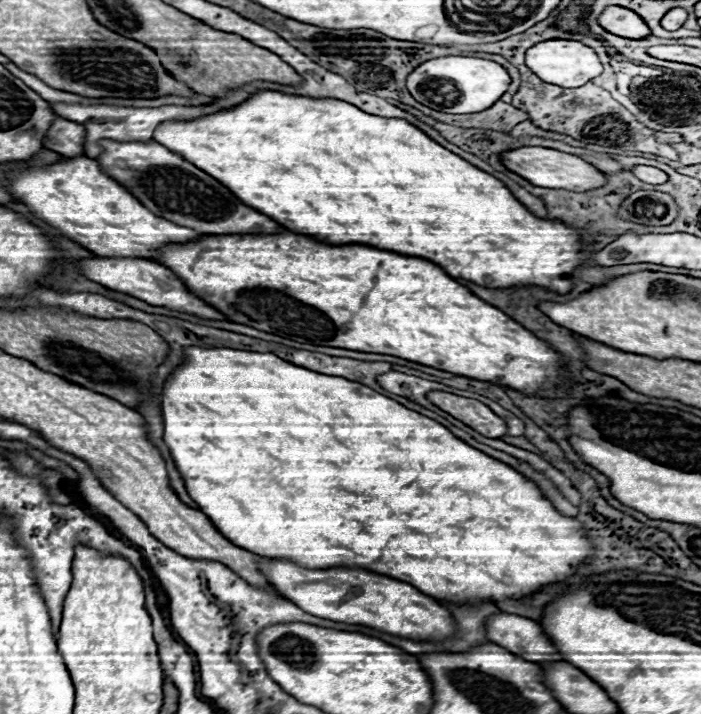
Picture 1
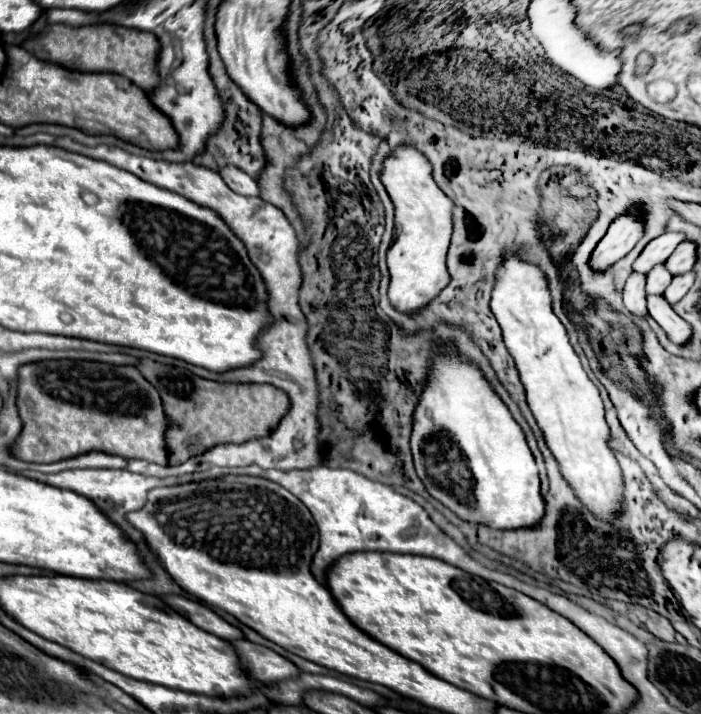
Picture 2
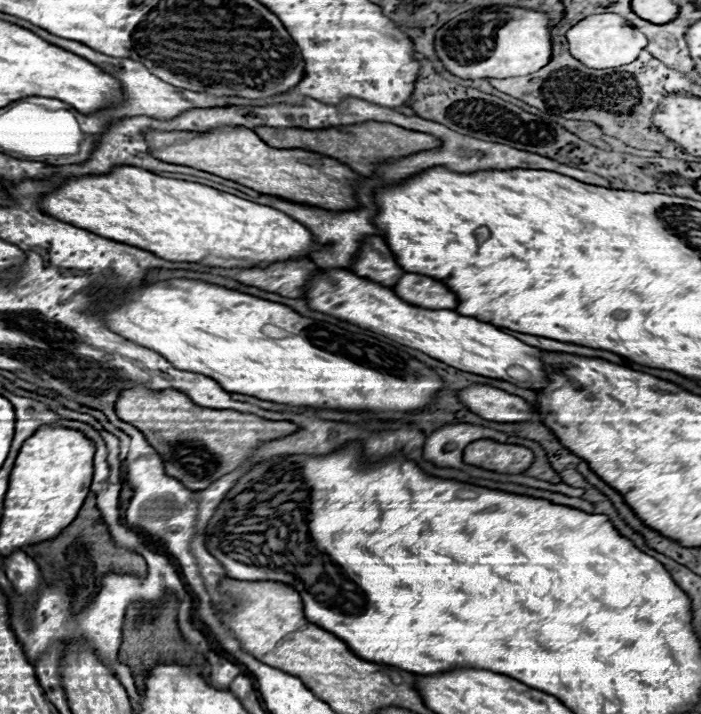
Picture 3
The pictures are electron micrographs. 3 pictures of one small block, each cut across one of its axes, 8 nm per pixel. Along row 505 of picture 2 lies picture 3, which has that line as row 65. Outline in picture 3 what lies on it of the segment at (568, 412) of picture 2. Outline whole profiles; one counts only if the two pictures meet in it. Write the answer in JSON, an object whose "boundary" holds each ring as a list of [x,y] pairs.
{"boundary":[[[594,14],[594,16],[588,16],[588,18],[580,20],[578,24],[574,24],[570,28],[566,32],[566,38],[568,38],[568,44],[570,44],[570,54],[576,60],[580,60],[584,66],[594,68],[594,70],[616,68],[616,66],[622,66],[622,64],[630,64],[630,62],[634,62],[634,58],[638,58],[640,50],[648,44],[646,38],[644,36],[640,38],[636,28],[630,26],[618,14]]]}

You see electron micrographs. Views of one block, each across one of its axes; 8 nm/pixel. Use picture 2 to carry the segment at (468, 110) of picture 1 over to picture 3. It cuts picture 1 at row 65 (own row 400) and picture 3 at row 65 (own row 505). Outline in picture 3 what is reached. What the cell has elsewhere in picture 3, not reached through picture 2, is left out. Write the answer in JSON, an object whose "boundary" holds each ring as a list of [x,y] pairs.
{"boundary":[[[510,6],[474,8],[446,22],[434,36],[434,50],[444,68],[464,80],[526,76],[548,64],[552,42],[548,16]]]}

